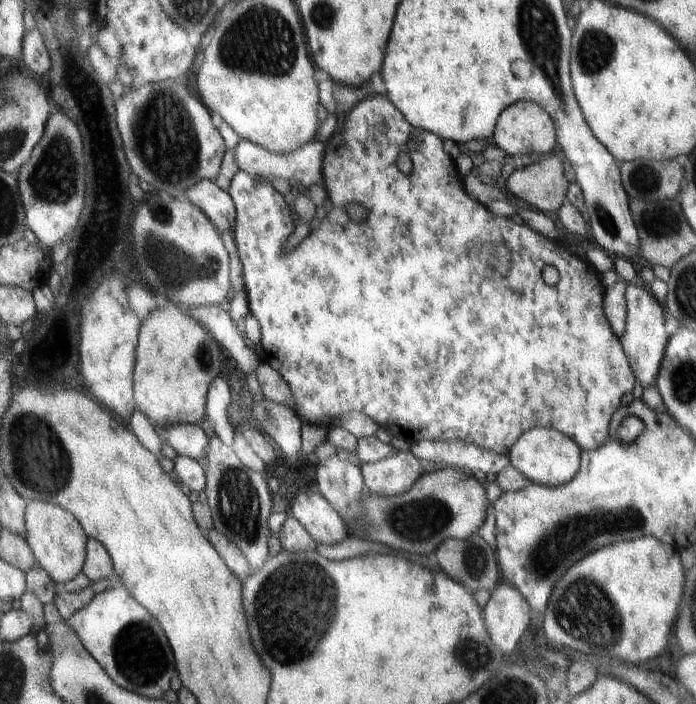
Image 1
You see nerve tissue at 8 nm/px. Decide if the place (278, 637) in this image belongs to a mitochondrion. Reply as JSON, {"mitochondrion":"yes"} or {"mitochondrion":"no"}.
{"mitochondrion":"yes"}

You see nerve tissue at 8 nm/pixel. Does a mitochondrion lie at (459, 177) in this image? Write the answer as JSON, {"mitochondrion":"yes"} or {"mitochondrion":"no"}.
{"mitochondrion":"no"}

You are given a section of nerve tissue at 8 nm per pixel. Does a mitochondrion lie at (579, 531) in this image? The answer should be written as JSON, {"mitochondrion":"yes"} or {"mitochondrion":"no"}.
{"mitochondrion":"yes"}

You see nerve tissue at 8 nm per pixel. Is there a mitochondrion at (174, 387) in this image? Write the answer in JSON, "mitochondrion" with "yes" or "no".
{"mitochondrion":"no"}

